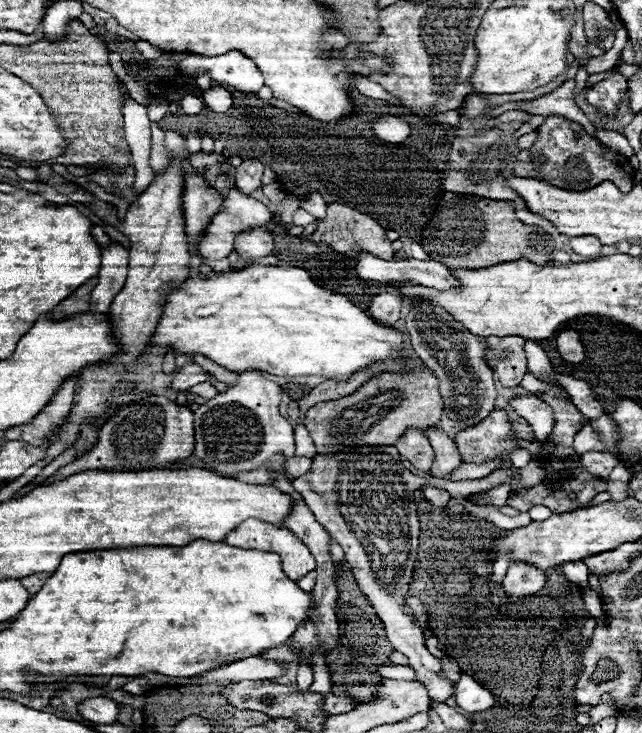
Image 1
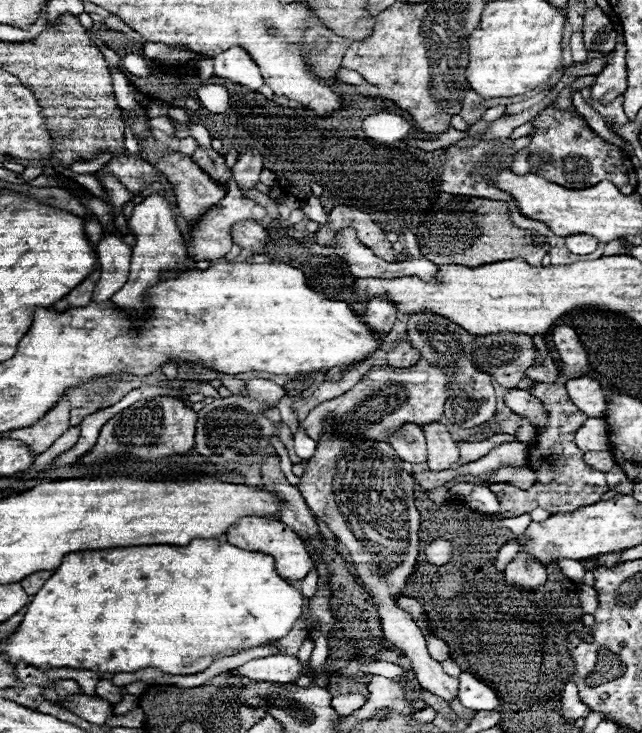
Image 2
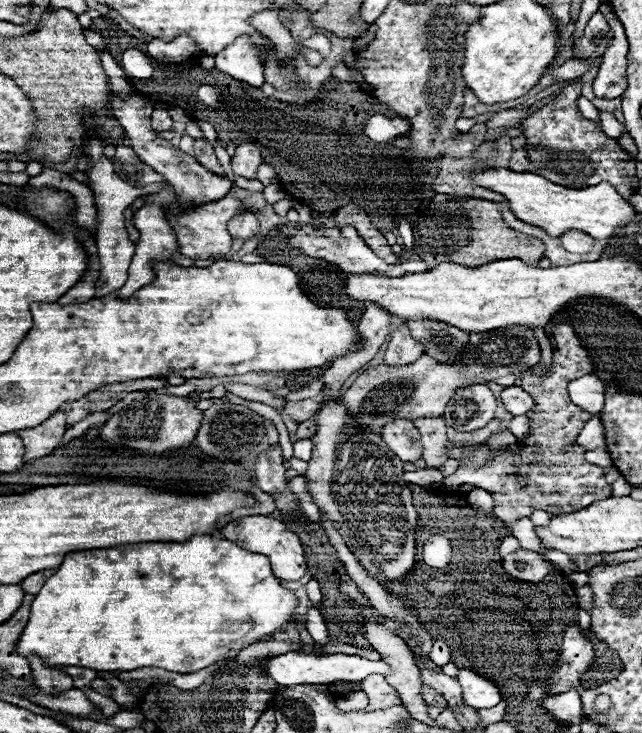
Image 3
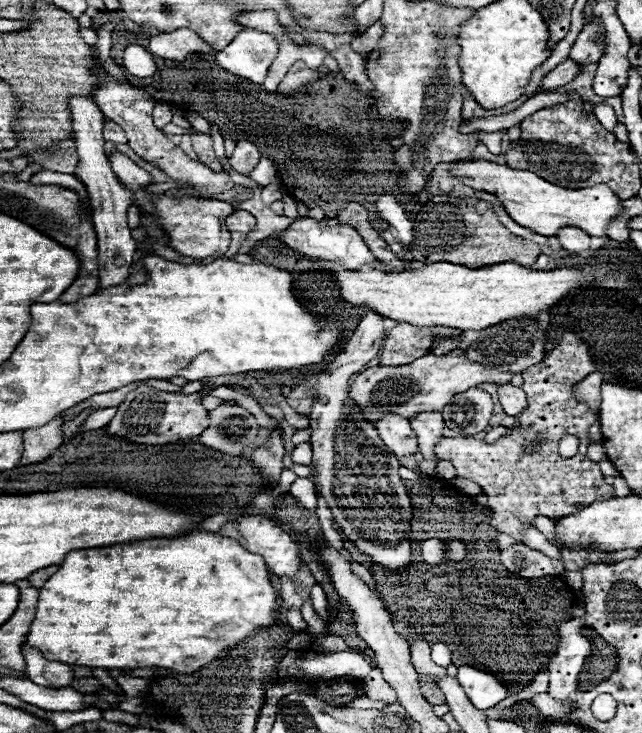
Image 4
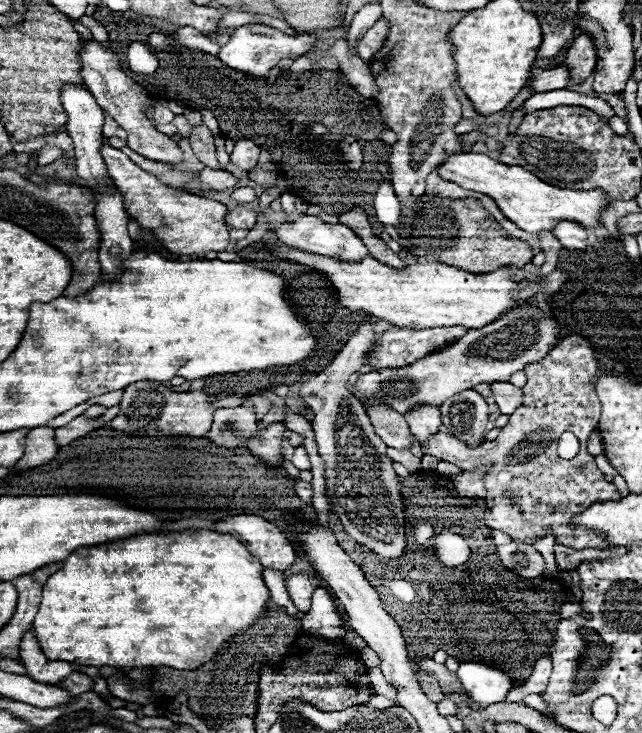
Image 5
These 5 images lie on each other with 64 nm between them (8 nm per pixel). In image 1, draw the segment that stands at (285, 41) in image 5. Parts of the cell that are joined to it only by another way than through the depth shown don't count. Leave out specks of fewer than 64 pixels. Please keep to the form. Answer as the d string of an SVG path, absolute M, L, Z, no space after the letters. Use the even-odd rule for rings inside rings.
M230 50L220 56L196 56L190 54L180 62L180 72L188 76L210 74L220 84L234 86L242 92L258 92L262 88L262 74L256 64L238 50Z

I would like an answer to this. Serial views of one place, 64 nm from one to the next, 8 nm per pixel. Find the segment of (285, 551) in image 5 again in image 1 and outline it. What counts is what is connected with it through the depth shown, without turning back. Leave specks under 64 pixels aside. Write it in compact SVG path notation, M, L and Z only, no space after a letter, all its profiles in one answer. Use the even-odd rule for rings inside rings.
M244 520L236 530L226 536L226 544L244 550L276 552L282 560L282 570L294 582L316 568L316 560L310 550L288 528L276 524L264 524L262 520Z

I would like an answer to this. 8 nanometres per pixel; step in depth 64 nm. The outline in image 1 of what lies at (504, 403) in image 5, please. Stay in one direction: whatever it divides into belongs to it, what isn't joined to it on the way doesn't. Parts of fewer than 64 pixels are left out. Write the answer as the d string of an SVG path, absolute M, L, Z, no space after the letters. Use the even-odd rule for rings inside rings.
M518 394L516 398L510 400L510 406L516 410L518 416L528 420L528 424L534 428L536 440L544 442L550 436L554 416L552 416L552 408L546 402L542 402L534 394Z

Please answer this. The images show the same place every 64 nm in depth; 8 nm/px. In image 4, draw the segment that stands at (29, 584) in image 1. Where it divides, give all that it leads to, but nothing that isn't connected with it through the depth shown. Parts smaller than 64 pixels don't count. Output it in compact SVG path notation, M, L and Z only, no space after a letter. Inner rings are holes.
M48 566L48 568L42 568L42 570L38 570L38 572L34 572L28 580L32 582L32 586L34 588L42 588L44 586L44 582L54 574L58 570L58 566Z

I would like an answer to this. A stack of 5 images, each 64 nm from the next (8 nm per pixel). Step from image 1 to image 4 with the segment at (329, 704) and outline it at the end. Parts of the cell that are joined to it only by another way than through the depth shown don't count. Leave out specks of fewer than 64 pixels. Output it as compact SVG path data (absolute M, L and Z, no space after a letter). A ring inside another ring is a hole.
M362 696L362 698L356 698L354 702L346 704L346 706L354 706L354 708L362 709L383 709L384 706L387 706L387 704L386 702L382 702L382 700L370 700L370 698Z

